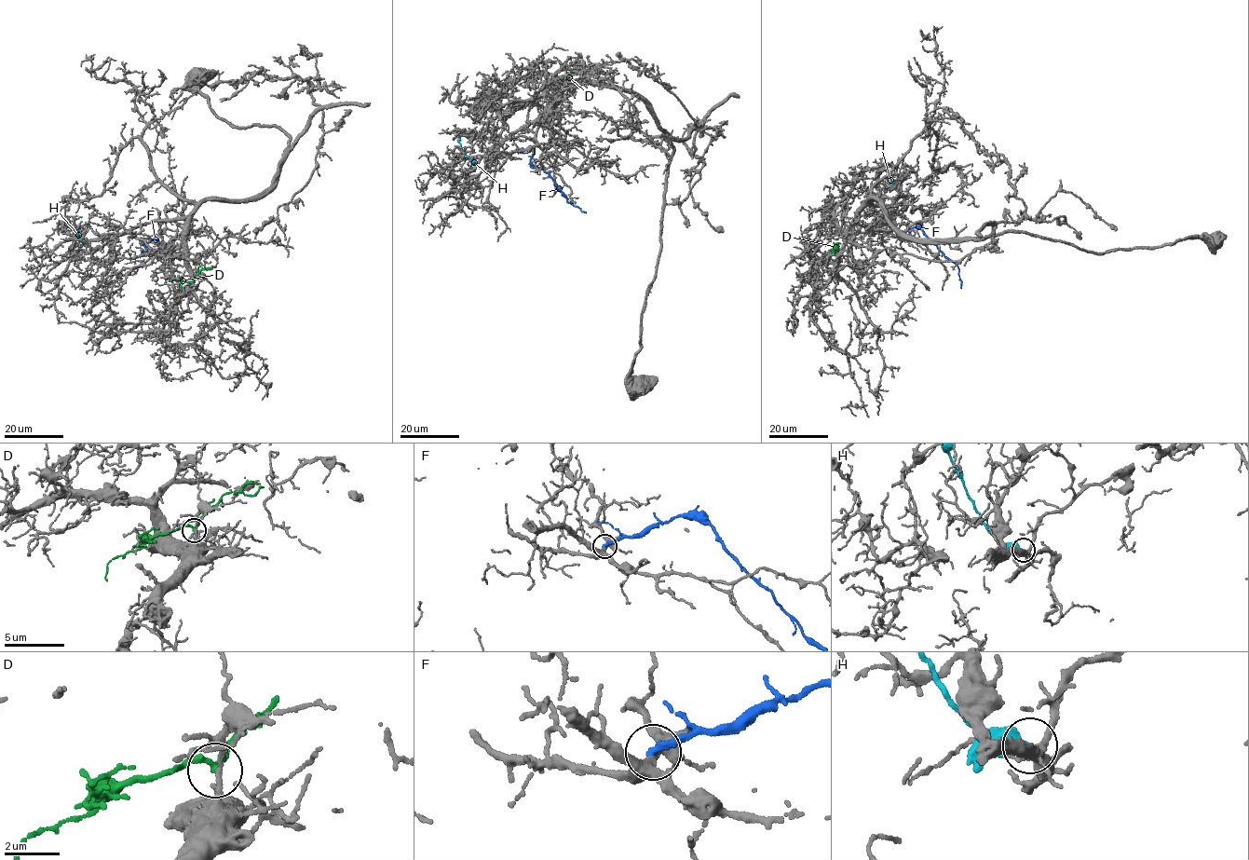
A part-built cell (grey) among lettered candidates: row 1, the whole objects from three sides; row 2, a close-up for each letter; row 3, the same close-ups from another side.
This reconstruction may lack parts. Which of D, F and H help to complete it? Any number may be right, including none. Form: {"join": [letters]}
{"join": ["D"]}

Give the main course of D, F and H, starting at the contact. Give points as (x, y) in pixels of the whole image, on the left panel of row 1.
D: (192, 282), (202, 269), (212, 266)
F: (147, 253), (141, 240), (143, 238), (169, 245), (179, 260)
H: (87, 241), (83, 243), (79, 238), (82, 222)

